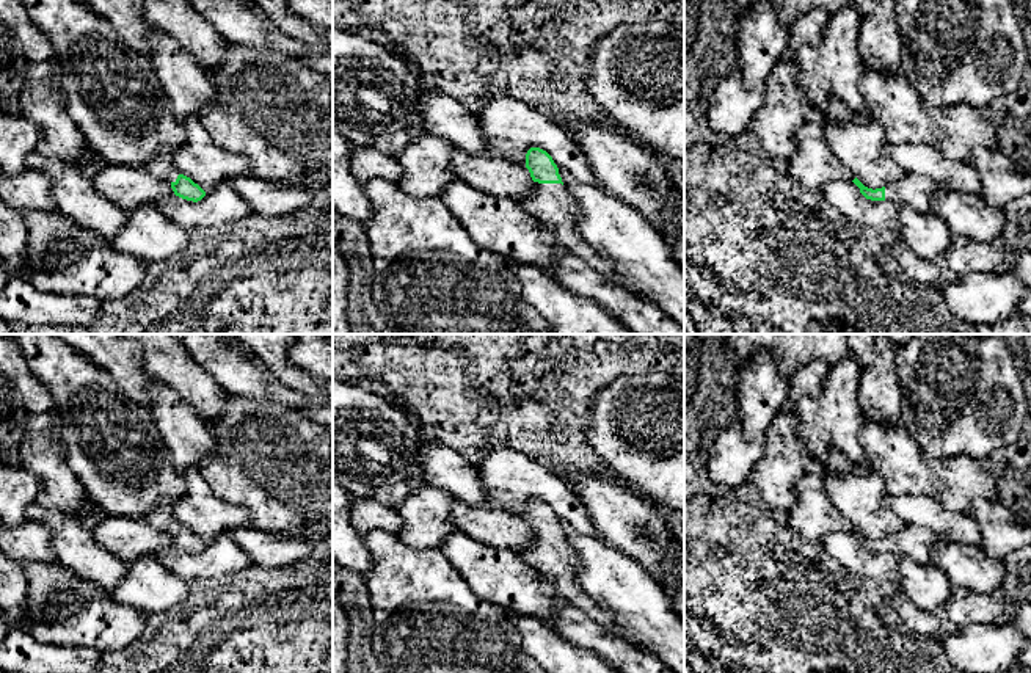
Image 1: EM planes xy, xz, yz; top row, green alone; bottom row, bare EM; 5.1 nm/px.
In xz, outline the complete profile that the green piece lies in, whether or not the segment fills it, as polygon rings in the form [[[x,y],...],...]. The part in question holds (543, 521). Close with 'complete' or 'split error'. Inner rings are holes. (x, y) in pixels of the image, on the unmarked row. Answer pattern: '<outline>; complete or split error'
[[[530,499],[526,505],[526,519],[534,532],[534,540],[518,555],[543,577],[551,579],[562,598],[582,609],[596,623],[615,631],[625,640],[637,643],[631,632],[612,620],[610,612],[598,606],[579,587],[573,554],[552,508],[540,499]]]; split error

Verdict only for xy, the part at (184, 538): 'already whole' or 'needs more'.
needs more

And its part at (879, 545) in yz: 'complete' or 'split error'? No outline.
split error

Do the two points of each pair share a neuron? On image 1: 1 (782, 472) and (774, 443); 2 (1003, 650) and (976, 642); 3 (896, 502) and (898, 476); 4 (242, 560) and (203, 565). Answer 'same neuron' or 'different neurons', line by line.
1: same neuron
2: same neuron
3: different neurons
4: same neuron

